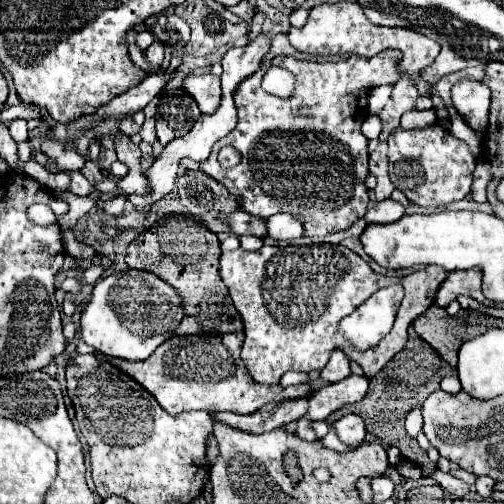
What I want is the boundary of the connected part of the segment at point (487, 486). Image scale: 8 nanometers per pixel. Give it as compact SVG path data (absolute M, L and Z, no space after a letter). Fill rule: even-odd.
M476 476L476 490L482 498L488 498L492 494L492 486L494 486L494 480L488 478L488 476Z

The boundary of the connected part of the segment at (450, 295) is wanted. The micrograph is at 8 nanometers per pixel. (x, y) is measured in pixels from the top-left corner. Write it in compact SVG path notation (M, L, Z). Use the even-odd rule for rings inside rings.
M470 268L470 270L454 270L448 272L448 278L444 280L444 284L440 284L440 290L436 294L436 304L446 308L452 300L456 300L460 294L470 296L482 304L486 304L486 298L482 294L480 288L480 278L478 278L478 270Z

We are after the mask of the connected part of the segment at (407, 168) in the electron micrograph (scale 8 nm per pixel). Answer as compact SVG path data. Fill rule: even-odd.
M434 124L422 130L396 128L388 138L388 160L390 180L418 206L446 208L470 194L476 154L464 140L454 138L444 126Z

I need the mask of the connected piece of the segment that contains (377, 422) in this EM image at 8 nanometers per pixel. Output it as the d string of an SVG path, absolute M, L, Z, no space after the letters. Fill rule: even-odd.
M410 328L410 338L408 338L408 344L404 350L400 350L374 378L370 378L370 388L366 392L366 396L360 400L360 402L354 402L354 404L346 404L344 408L340 408L338 412L334 412L332 416L326 418L326 424L334 424L340 416L352 412L352 414L358 414L364 424L366 424L366 430L376 436L382 444L392 444L396 448L400 448L402 456L414 464L420 464L420 466L426 466L424 468L424 476L428 476L434 468L426 456L424 450L420 450L418 442L412 440L406 430L404 430L404 420L408 416L408 412L412 408L416 408L418 404L422 404L426 400L428 394L432 394L434 390L440 388L440 382L442 378L446 376L456 376L456 370L428 344L424 344L422 338L416 336L416 332Z

